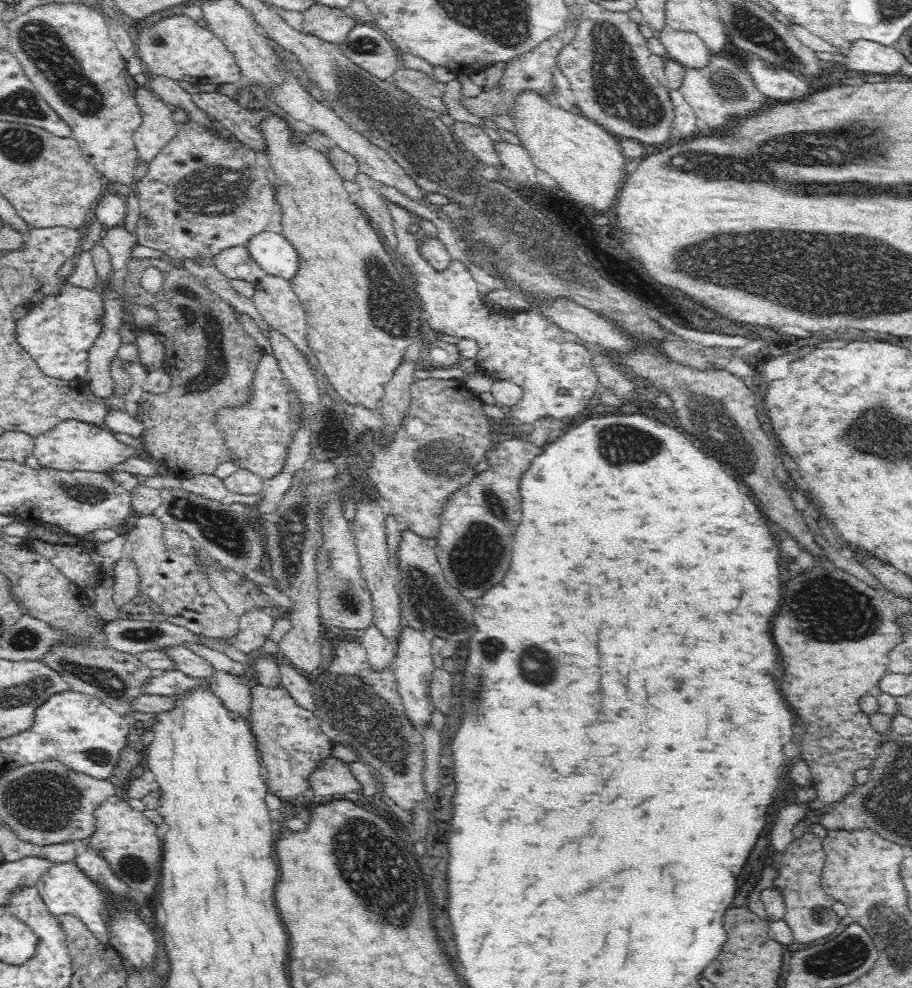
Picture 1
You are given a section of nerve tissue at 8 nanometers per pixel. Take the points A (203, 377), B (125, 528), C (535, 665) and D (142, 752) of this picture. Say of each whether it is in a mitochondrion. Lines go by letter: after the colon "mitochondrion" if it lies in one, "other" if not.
A: mitochondrion
B: other
C: mitochondrion
D: other

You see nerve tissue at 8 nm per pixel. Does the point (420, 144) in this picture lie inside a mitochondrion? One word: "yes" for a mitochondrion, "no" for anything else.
yes

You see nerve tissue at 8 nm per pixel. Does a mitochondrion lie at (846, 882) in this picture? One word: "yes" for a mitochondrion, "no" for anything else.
no

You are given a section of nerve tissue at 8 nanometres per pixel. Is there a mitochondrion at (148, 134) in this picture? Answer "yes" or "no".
no

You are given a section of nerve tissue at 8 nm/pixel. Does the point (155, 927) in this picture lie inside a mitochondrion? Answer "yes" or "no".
no

